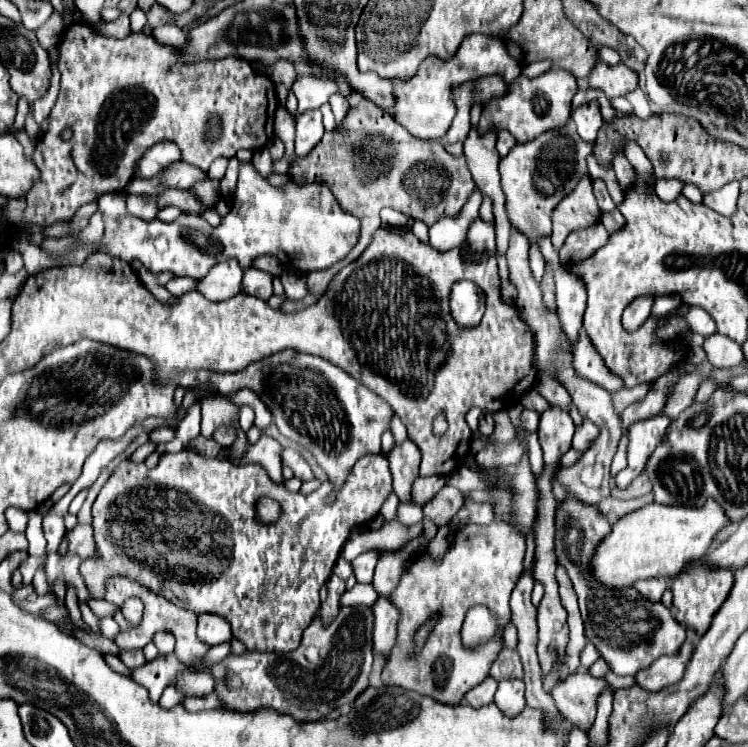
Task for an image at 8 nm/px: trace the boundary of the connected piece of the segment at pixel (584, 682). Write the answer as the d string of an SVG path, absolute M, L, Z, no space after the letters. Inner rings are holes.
M576 671L574 675L560 677L560 681L552 687L550 697L568 721L586 731L586 727L594 723L596 699L604 689L610 689L606 681L596 679L586 671Z

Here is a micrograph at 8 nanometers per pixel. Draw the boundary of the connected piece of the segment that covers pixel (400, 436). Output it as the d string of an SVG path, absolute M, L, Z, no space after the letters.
M394 415L392 417L392 423L390 423L390 429L392 429L392 435L394 435L394 439L396 439L396 443L402 443L404 439L406 439L406 427L404 427L404 423Z

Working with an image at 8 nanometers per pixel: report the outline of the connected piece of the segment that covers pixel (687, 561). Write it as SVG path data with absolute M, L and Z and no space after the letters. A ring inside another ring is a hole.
M706 499L702 507L668 507L650 503L614 523L612 533L596 549L592 559L594 577L610 587L628 587L638 579L664 577L682 573L688 565L700 563L714 543L716 535L730 525L720 503Z

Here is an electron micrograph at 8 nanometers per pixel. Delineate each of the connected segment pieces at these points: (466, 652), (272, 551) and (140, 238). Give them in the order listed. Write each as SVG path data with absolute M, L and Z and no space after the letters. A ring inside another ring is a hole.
M493 521L489 525L470 524L457 530L450 551L446 551L440 559L432 559L426 553L416 557L402 573L396 589L390 593L390 601L400 611L400 621L396 645L382 669L384 685L424 693L448 705L458 705L472 687L480 685L502 651L502 633L494 635L486 643L466 647L460 639L460 629L468 609L474 605L484 605L494 611L500 625L510 621L508 601L510 591L522 573L524 549L526 545L520 531L503 521ZM432 615L438 615L438 619L424 647L414 651L414 635Z
M192 449L160 455L154 469L124 461L112 471L92 505L96 553L82 563L82 579L94 599L104 599L108 577L132 579L196 615L212 613L224 617L232 627L232 637L242 641L248 651L294 651L294 647L300 645L302 631L318 611L318 591L330 579L350 529L378 515L382 503L392 493L386 457L362 457L354 465L350 479L338 491L334 503L324 505L324 497L328 497L330 491L332 483L328 481L310 495L290 493L286 487L276 485L262 465L230 467L230 463L222 463L222 459L206 459ZM260 497L270 497L280 505L280 517L270 525L260 523L254 513Z
M240 163L240 177L230 203L230 213L214 229L200 215L192 213L182 213L174 223L162 223L158 219L146 223L126 211L125 199L123 192L115 191L102 195L102 199L98 201L100 213L104 215L104 235L100 243L78 241L74 249L66 249L62 255L52 257L52 253L32 245L26 233L24 237L16 233L12 237L12 249L22 251L24 269L28 271L28 275L52 267L82 265L90 253L102 251L124 261L138 259L152 273L170 271L174 275L200 279L218 261L228 261L234 257L238 259L242 269L248 269L248 265L258 255L276 255L282 263L288 263L288 267L300 269L304 273L322 271L342 261L360 239L360 221L354 215L342 211L336 197L326 185L288 183L282 187L272 187L250 163Z

